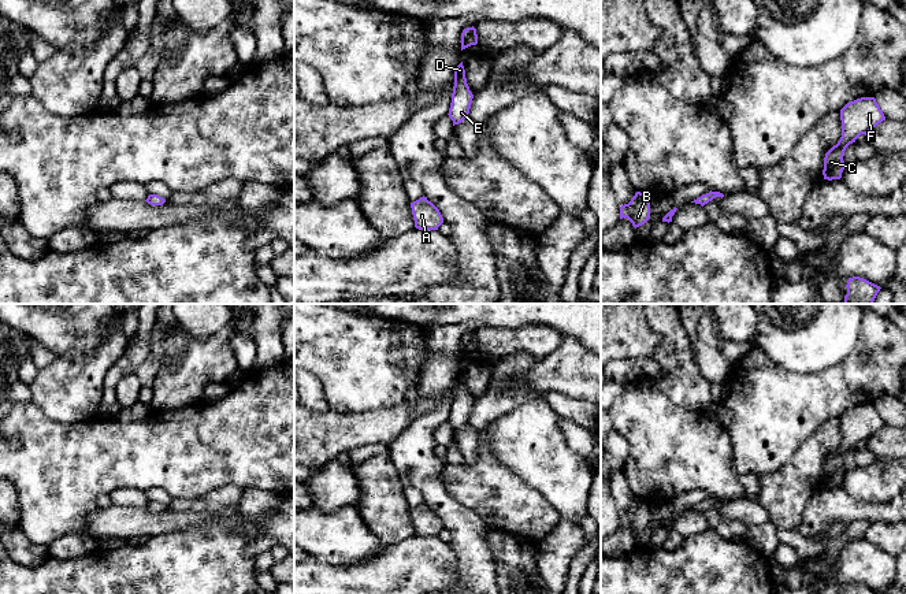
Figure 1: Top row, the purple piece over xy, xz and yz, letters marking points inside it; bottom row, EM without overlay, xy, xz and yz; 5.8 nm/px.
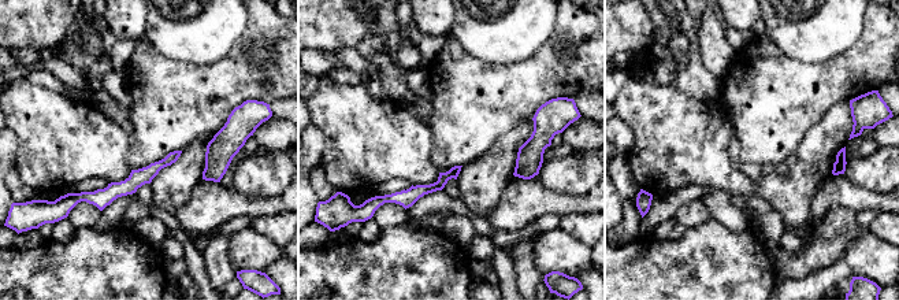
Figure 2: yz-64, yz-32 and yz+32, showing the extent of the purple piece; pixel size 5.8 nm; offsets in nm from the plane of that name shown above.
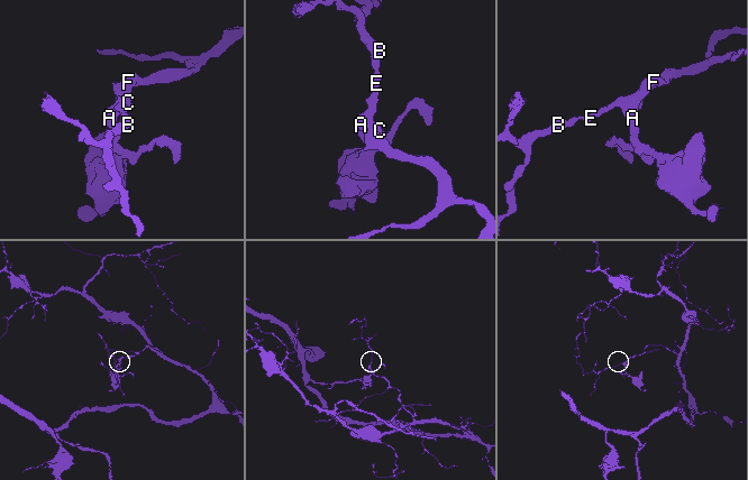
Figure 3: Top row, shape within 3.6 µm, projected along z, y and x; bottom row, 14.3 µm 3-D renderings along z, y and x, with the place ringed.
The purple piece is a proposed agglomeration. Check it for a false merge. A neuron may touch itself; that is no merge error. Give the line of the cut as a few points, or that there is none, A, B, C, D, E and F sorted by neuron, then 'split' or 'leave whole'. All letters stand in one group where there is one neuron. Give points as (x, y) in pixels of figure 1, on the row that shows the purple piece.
no cut | A B C D E F | leave whole

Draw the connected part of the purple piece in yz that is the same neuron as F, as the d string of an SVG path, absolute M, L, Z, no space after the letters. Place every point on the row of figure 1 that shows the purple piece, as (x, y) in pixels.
M861 97L847 103L840 109L842 137L824 157L824 179L840 179L844 170L844 151L861 134L868 134L873 127L885 120L875 97Z

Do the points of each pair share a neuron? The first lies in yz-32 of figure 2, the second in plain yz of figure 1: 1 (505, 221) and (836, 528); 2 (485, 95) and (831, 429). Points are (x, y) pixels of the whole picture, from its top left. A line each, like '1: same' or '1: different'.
1: different
2: different

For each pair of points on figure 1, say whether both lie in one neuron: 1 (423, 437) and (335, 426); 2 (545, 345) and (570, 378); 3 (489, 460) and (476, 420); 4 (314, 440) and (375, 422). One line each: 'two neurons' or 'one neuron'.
1: two neurons
2: two neurons
3: two neurons
4: one neuron

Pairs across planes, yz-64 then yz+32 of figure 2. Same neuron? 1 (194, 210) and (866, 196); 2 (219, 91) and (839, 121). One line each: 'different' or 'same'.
1: same
2: different

